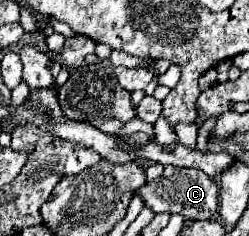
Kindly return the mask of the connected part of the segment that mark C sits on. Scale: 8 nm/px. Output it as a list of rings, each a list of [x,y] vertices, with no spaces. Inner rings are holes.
[[[165,166],[165,172],[153,180],[141,186],[133,196],[139,196],[147,208],[151,208],[155,214],[169,212],[169,214],[181,214],[185,220],[209,220],[219,208],[219,188],[217,184],[203,174],[201,170],[193,168],[173,168]]]

